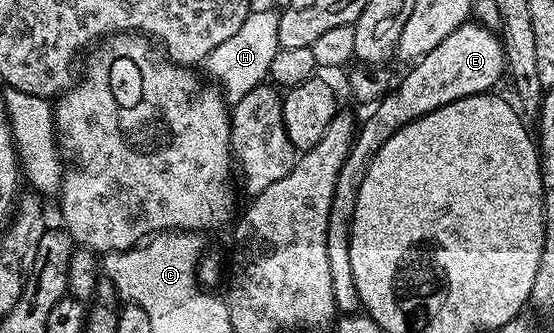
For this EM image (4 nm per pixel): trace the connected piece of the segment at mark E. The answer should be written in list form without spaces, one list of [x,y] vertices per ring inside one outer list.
[[[476,21],[462,23],[444,37],[432,52],[417,60],[406,75],[399,78],[397,86],[387,92],[382,100],[373,106],[373,111],[357,128],[350,153],[337,174],[336,189],[333,190],[332,209],[329,210],[326,244],[328,261],[332,274],[333,297],[339,314],[353,315],[361,310],[352,276],[350,253],[350,223],[354,217],[356,197],[367,172],[367,164],[384,145],[384,141],[404,124],[434,112],[452,101],[464,97],[487,94],[505,74],[505,59],[501,38],[488,27]]]

